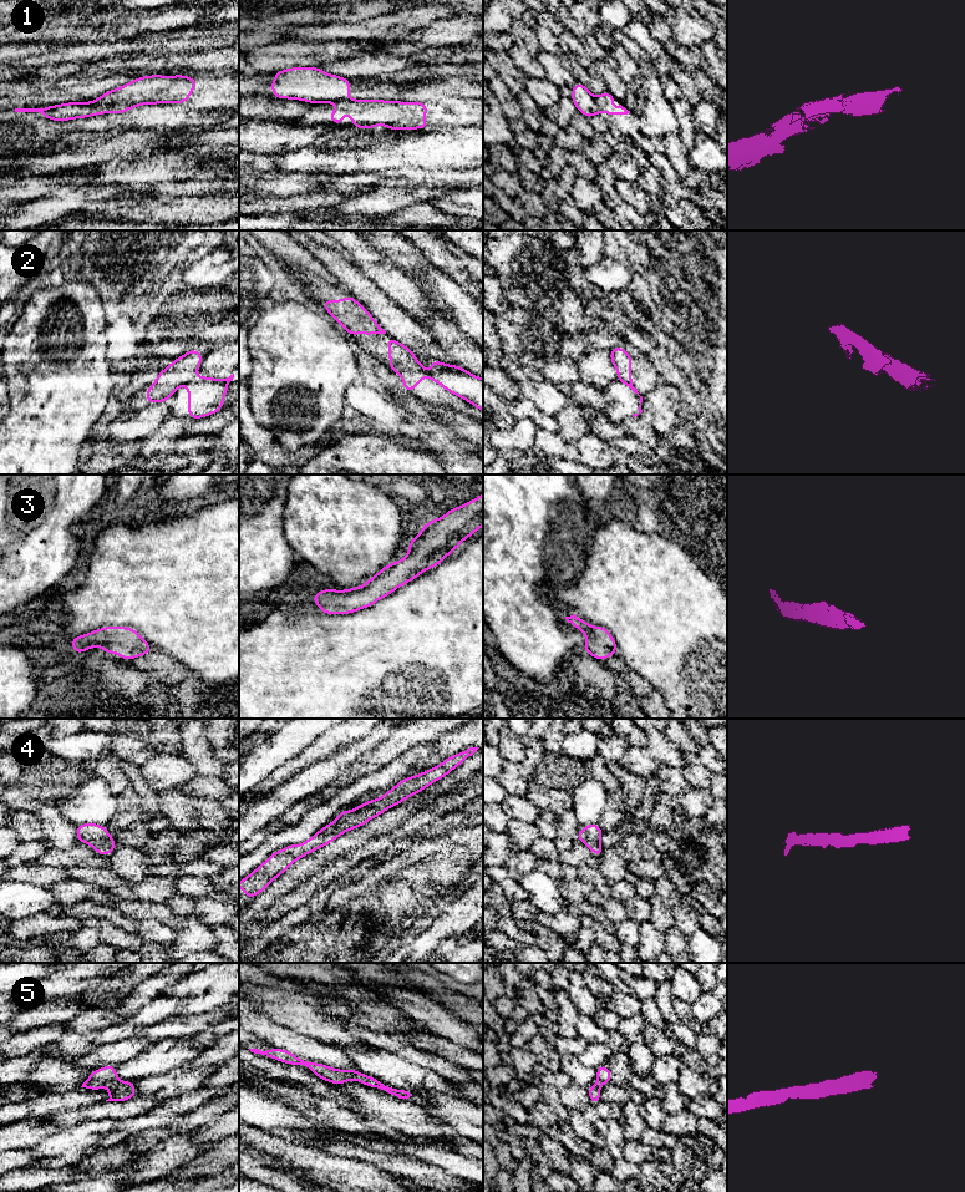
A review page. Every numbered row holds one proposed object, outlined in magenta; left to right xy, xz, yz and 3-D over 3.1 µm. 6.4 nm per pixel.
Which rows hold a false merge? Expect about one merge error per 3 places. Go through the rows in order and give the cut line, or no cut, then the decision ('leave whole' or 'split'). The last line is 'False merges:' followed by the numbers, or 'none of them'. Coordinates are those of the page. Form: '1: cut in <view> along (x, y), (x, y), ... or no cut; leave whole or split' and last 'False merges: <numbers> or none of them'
1: no cut; leave whole
2: cut in yz along (619, 379), (631, 385); split
3: no cut; leave whole
4: no cut; leave whole
5: no cut; leave whole
False merges: 2

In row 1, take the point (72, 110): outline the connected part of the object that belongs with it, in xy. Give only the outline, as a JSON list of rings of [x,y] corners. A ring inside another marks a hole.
[[[152,75],[132,80],[103,93],[93,102],[68,102],[42,108],[15,108],[14,111],[40,112],[47,120],[68,121],[107,112],[125,113],[139,105],[184,103],[194,88],[197,88],[194,77]]]

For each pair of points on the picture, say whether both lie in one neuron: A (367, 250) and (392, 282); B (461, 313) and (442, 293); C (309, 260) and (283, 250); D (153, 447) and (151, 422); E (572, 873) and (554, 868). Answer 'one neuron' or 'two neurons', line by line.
A: one neuron
B: one neuron
C: one neuron
D: two neurons
E: one neuron

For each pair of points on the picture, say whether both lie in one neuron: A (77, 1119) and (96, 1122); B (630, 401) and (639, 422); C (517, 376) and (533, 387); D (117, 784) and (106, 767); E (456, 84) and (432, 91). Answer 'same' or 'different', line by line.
A: same
B: different
C: different
D: same
E: same

